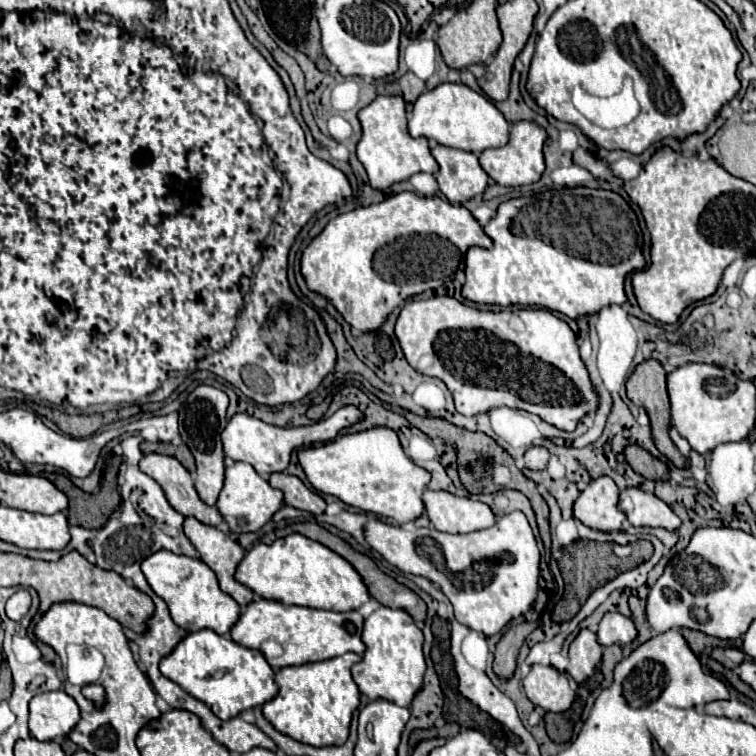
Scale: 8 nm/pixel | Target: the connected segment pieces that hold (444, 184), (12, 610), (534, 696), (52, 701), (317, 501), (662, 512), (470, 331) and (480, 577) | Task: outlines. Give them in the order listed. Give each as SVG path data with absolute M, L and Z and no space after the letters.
M433 140L429 144L433 158L439 164L439 172L437 172L439 190L445 194L449 202L463 204L473 196L485 192L489 176L479 166L475 154L441 146L435 144Z
M17 590L9 600L7 600L7 616L11 620L21 620L31 608L31 594L27 590Z
M533 664L531 672L523 678L527 698L547 712L565 712L575 700L575 688L565 674L553 666Z
M63 690L37 694L29 708L29 730L37 740L61 740L79 722L79 706Z
M277 472L271 474L269 484L273 488L279 488L285 494L285 504L299 508L299 510L307 510L311 514L323 514L325 512L325 500L309 490L297 476L291 476L287 472Z
M623 490L619 506L633 526L661 526L669 532L675 532L681 526L679 516L663 500L643 490Z
M453 296L409 300L397 318L395 336L417 372L445 382L463 416L507 406L537 414L551 426L573 432L587 412L597 410L599 398L581 362L575 332L549 310L477 310Z
M511 512L499 518L491 528L467 532L467 534L447 534L435 528L417 528L417 526L391 526L385 522L371 522L365 528L367 542L393 566L407 574L425 576L431 582L437 582L451 600L455 608L455 618L477 630L485 636L501 632L513 618L525 614L537 596L537 578L539 578L539 548L533 536L533 530L523 512Z

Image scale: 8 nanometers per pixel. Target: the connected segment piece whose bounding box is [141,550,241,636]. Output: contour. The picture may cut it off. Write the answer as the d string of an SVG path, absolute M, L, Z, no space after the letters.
M159 550L159 554L153 554L151 558L143 560L141 570L153 592L167 602L173 622L181 626L185 632L197 632L209 628L225 636L239 620L241 614L239 604L219 588L215 572L205 562L199 562L199 558L189 558L189 556L171 554L167 550Z

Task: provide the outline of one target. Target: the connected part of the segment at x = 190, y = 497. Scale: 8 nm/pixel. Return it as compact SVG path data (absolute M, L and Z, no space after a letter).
M147 454L141 458L139 468L147 476L151 476L155 482L159 482L167 500L179 514L193 516L199 522L209 526L217 526L223 522L219 510L213 506L207 506L197 496L191 474L185 470L185 466L177 458L165 456L165 454Z

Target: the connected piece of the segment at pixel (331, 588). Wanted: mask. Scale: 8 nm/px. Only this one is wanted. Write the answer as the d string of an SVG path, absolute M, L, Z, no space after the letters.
M289 534L275 540L273 544L253 545L239 562L235 580L265 600L321 610L349 612L371 600L363 578L343 556L303 534Z

